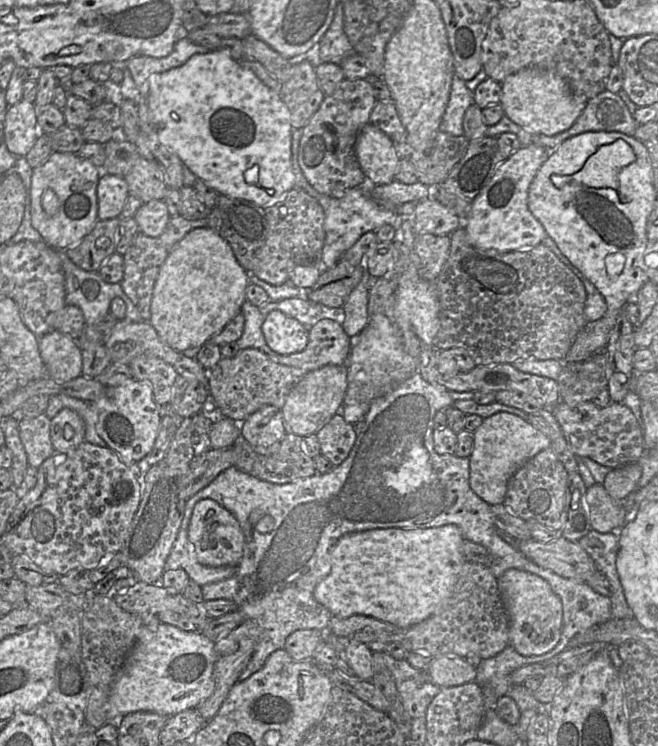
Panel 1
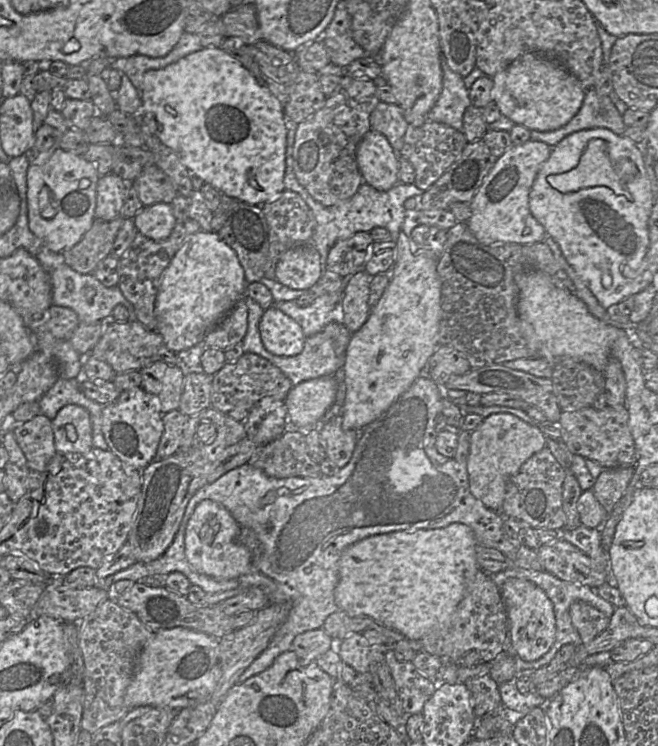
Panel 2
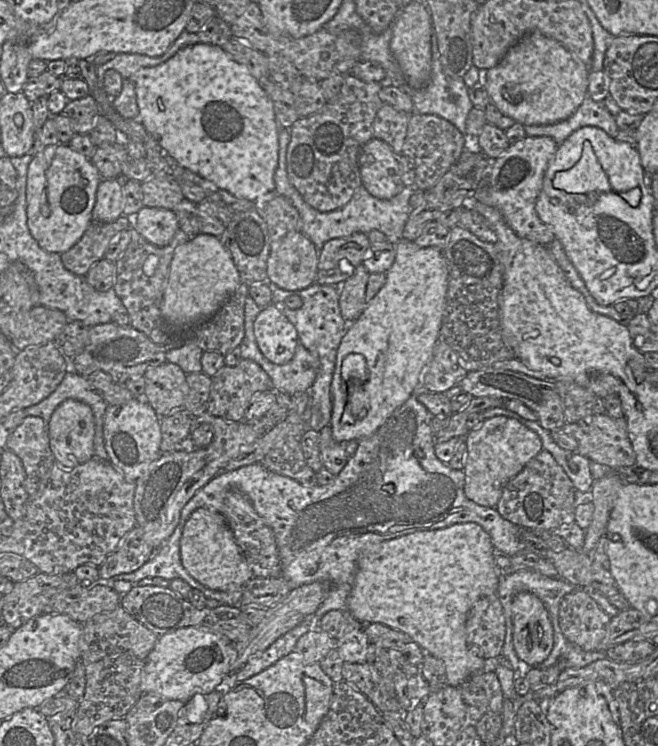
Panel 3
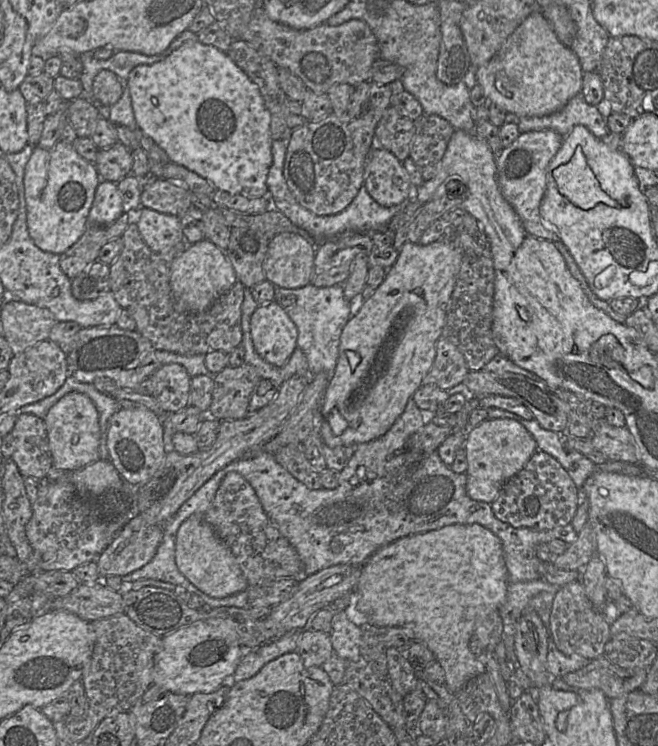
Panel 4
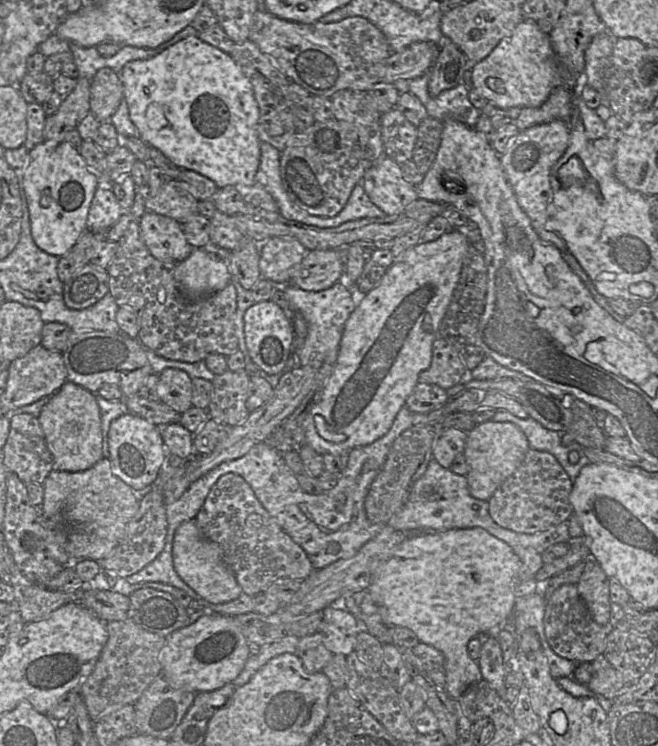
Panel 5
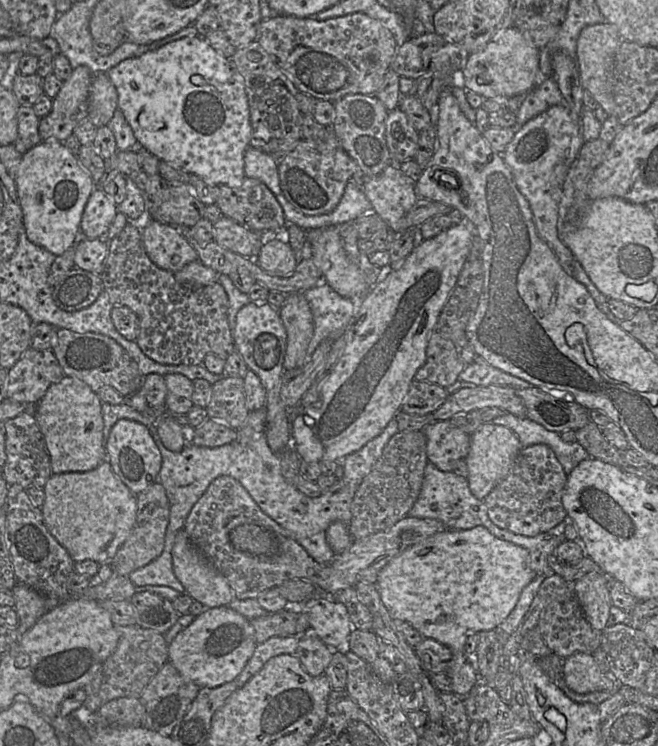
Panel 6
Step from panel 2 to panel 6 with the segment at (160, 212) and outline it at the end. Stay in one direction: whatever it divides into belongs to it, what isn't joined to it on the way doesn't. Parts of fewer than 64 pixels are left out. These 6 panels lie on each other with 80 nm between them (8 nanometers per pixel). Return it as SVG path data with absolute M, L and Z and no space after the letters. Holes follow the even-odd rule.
M147 214L140 221L140 228L146 253L157 267L176 273L188 263L198 260L197 252L176 226L151 219Z

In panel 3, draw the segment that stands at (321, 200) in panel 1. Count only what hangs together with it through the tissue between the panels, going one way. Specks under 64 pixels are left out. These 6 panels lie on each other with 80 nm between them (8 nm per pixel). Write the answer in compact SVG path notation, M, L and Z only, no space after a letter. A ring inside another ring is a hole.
M290 129L279 130L278 166L274 174L276 195L288 198L298 210L302 222L302 233L307 236L318 249L318 255L324 244L335 238L343 238L355 233L368 234L372 230L384 233L390 243L397 244L402 239L402 234L409 218L411 207L410 197L415 193L416 187L404 187L403 190L391 199L378 199L372 196L363 185L359 186L350 201L343 207L330 211L320 212L308 205L290 183L286 171L286 153L291 140Z

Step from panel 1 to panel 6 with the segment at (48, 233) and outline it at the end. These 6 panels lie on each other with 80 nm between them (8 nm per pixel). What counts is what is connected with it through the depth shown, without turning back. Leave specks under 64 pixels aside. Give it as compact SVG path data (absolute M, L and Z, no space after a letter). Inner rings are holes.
M41 140L22 155L14 181L29 241L56 256L74 247L80 237L84 207L96 188L77 156L61 141Z

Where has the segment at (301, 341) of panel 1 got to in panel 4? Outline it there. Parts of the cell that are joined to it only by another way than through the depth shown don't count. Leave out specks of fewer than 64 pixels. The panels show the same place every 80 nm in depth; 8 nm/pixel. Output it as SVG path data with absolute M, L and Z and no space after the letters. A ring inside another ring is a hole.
M277 302L259 305L250 320L255 351L271 365L282 367L297 347L298 331Z

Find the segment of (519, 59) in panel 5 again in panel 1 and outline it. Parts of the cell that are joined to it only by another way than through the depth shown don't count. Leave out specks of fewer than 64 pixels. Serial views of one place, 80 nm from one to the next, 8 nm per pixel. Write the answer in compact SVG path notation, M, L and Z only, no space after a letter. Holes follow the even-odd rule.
M525 68L507 76L501 83L500 104L505 115L522 129L537 135L554 136L568 130L585 108L585 99L577 96L568 82L545 68Z

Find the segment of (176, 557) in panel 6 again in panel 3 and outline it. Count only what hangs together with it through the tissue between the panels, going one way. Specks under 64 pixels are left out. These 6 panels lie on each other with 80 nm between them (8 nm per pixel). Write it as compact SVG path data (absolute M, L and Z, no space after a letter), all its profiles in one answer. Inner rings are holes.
M206 507L197 508L187 519L180 540L180 555L188 573L210 589L226 591L243 587L253 577L224 515Z

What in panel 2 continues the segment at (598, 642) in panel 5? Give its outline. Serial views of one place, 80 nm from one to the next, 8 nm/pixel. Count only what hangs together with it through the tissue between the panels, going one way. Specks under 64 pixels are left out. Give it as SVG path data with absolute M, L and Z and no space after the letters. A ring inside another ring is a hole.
M576 601L569 608L571 621L578 631L582 643L588 644L603 633L610 624L610 618L594 606Z

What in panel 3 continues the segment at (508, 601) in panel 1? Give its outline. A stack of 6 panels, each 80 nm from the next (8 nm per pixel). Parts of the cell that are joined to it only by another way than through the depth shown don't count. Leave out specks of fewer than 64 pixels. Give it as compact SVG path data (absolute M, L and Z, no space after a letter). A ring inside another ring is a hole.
M520 592L512 602L513 645L519 659L531 667L540 665L553 648L553 625L543 602L533 593Z

